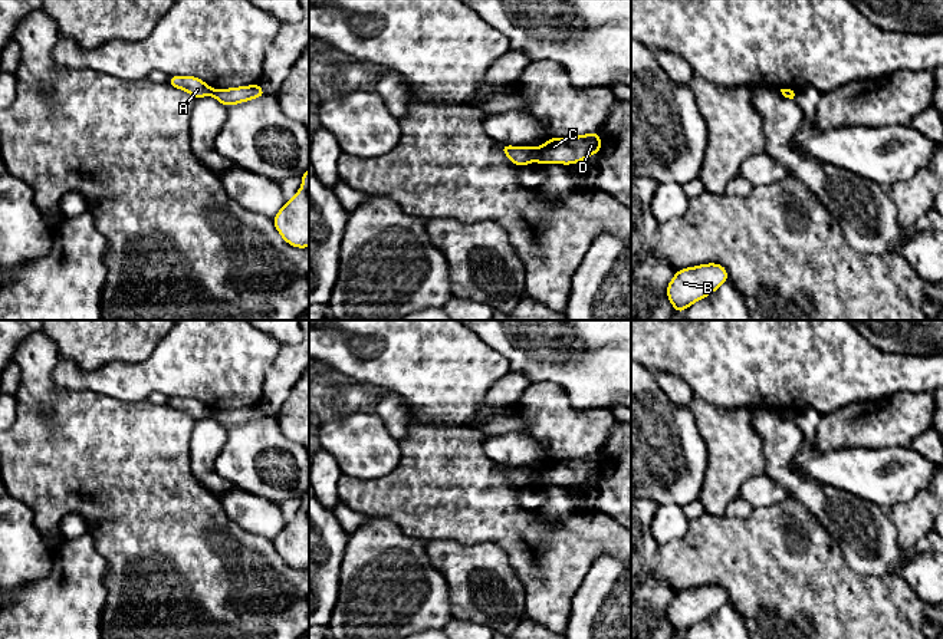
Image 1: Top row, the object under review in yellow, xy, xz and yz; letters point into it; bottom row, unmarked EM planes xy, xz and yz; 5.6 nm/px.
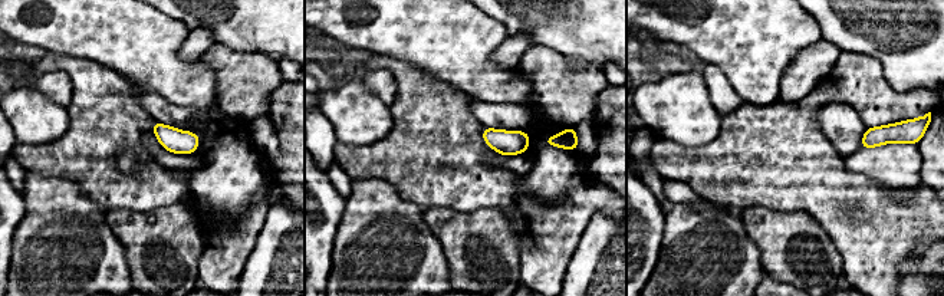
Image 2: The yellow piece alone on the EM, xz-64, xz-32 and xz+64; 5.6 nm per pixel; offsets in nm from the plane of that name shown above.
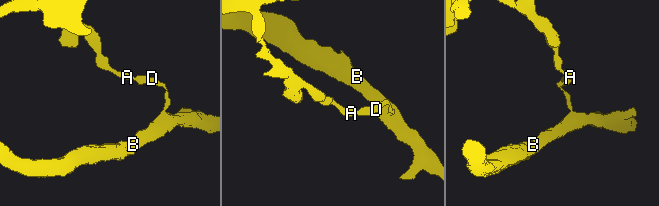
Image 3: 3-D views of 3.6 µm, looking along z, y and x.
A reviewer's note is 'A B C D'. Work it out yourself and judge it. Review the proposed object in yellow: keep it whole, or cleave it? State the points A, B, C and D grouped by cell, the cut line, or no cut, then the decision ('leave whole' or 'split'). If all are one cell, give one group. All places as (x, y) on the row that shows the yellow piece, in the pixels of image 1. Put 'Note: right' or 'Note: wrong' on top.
Note: wrong
A / B C D; cut in xz along (538, 150), (534, 160); split

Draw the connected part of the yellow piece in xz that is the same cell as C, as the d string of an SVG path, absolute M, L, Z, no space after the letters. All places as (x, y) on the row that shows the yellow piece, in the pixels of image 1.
M599 132L571 138L551 138L536 151L536 159L542 165L571 165L588 159L591 154L599 154Z

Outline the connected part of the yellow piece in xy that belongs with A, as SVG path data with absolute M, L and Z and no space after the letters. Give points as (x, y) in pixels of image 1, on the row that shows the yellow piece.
M170 76L168 85L188 92L194 99L214 93L214 89L196 76Z

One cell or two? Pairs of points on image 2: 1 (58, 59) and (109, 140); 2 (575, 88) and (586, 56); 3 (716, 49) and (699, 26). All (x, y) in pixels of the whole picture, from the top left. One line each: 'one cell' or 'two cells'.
1: one cell
2: two cells
3: one cell

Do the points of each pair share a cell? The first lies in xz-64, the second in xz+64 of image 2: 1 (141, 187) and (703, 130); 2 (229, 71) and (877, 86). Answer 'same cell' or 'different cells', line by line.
1: different cells
2: same cell

